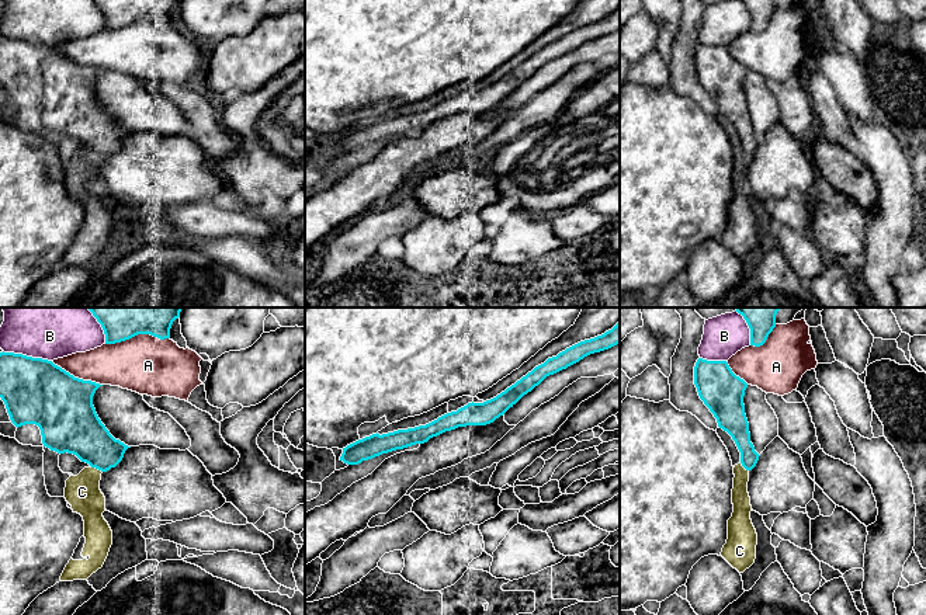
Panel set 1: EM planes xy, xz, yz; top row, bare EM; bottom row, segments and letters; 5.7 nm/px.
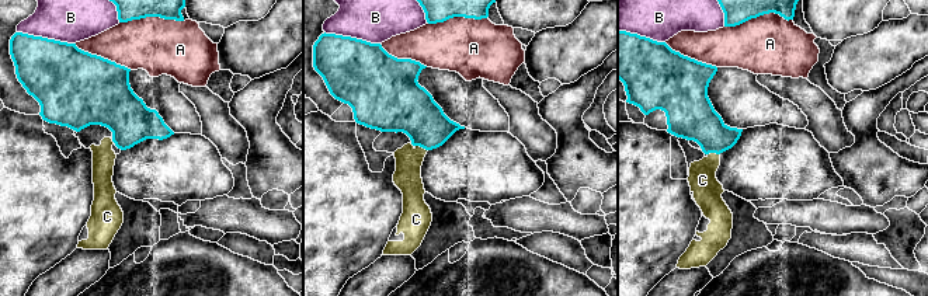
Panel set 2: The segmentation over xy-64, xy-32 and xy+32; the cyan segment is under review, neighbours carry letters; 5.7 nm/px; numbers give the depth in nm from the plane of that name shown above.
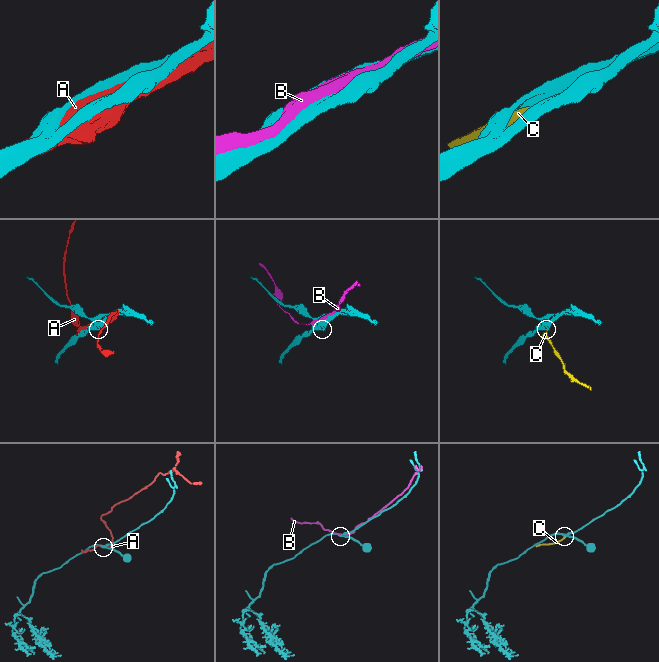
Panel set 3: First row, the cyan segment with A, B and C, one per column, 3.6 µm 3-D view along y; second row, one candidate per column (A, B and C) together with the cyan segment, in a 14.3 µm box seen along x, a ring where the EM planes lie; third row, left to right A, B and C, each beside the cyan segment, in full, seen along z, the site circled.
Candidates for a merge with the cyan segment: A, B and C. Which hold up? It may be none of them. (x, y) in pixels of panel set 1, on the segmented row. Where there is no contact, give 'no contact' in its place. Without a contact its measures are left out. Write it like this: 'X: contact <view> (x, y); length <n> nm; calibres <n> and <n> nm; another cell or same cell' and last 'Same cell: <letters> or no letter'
A: contact xy (137, 334); length 380 nm; calibres 340 and 340 nm; another cell
B: contact xy (25, 355); length 280 nm; calibres 380 and 460 nm; another cell
C: contact xy (96, 468); length 80 nm; calibres 280 and 200 nm; another cell
Same cell: no letter

